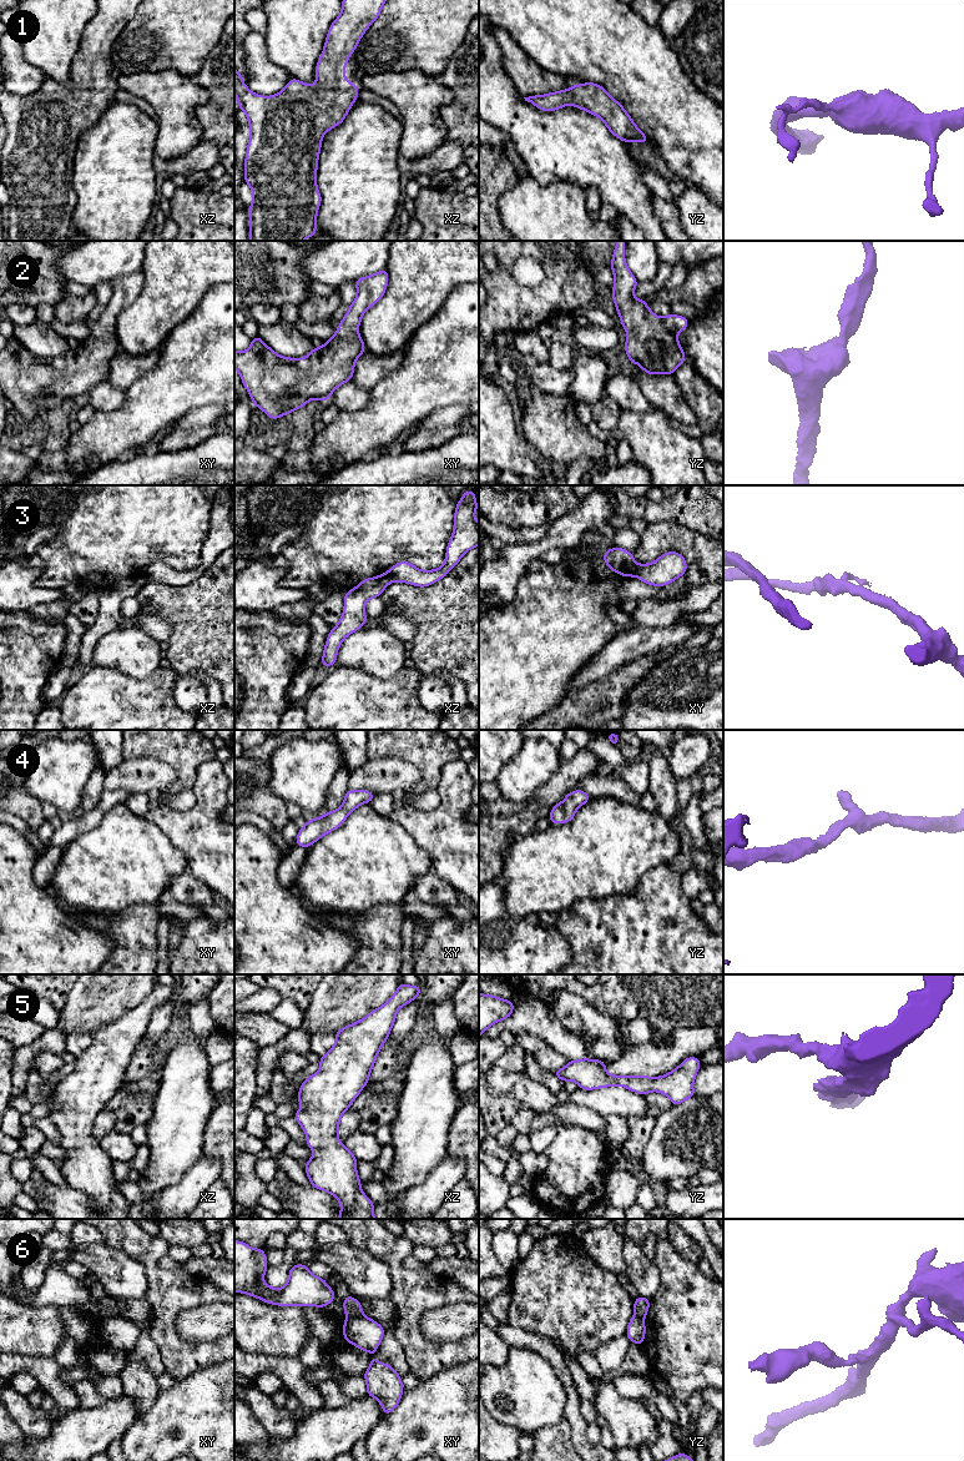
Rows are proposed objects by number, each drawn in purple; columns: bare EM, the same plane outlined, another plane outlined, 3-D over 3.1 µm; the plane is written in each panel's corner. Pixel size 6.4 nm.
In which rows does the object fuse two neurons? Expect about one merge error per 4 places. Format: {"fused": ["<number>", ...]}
{"fused": ["3", "6"]}

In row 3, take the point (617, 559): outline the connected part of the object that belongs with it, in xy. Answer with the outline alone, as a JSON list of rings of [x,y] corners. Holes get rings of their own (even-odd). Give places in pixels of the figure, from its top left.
[[[622,548],[607,549],[604,553],[604,561],[612,571],[625,578],[635,575],[636,563],[634,554]]]

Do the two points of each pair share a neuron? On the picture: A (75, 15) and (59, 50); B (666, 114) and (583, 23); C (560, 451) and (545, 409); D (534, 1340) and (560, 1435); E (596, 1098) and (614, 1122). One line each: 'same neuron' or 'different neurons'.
A: same neuron
B: same neuron
C: same neuron
D: different neurons
E: different neurons

